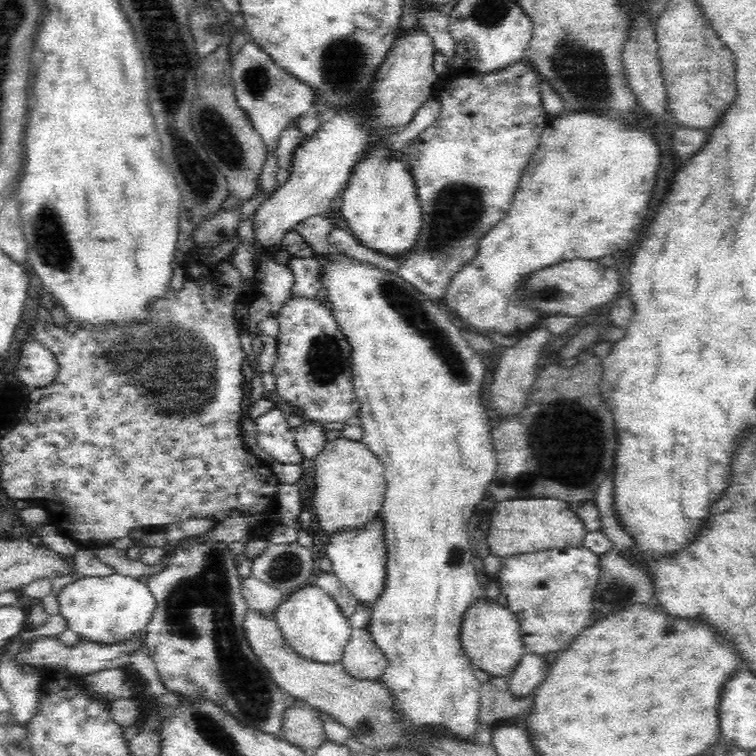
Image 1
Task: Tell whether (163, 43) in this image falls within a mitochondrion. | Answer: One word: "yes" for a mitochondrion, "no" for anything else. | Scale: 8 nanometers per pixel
yes

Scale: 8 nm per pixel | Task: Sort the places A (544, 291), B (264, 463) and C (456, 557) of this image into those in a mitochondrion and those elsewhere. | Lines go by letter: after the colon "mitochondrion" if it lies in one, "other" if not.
A: mitochondrion
B: other
C: other

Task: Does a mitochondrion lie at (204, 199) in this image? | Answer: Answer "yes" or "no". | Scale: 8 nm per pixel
yes

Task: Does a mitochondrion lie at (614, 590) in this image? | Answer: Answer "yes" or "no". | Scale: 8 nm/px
yes

